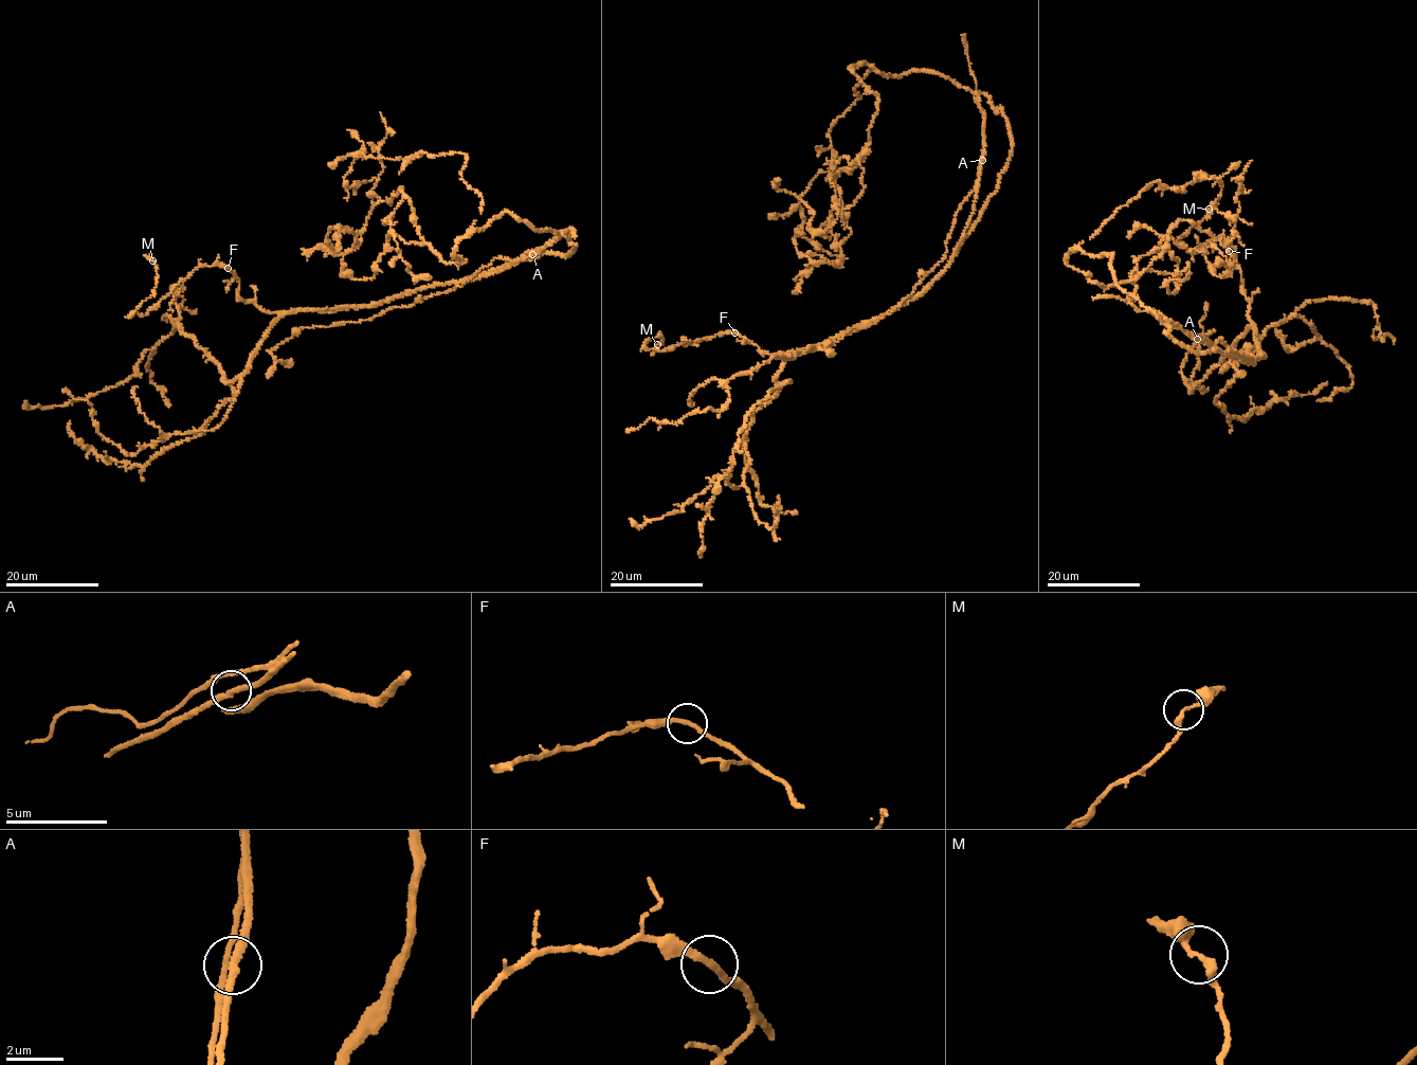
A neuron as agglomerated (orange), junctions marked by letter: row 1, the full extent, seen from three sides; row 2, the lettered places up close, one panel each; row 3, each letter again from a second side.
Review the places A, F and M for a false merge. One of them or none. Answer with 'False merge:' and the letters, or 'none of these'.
False merge: none of these

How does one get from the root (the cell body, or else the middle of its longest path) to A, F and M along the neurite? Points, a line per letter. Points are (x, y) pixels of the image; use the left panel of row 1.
A: (505, 269), (532, 253)
F: (505, 269), (371, 304), (271, 313), (238, 296), (238, 280), (228, 268)
M: (505, 269), (371, 304), (271, 313), (238, 296), (217, 264), (130, 316), (153, 293), (152, 262)

